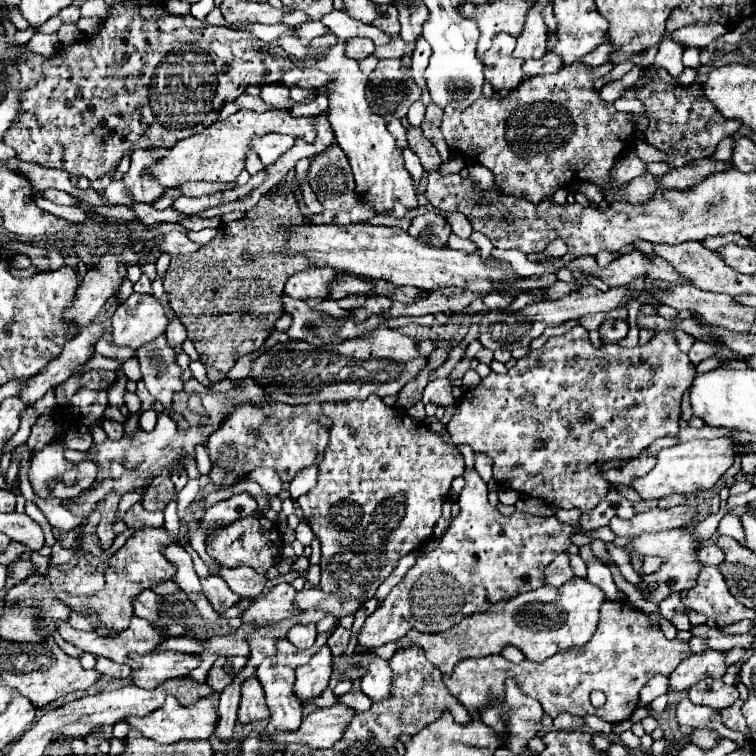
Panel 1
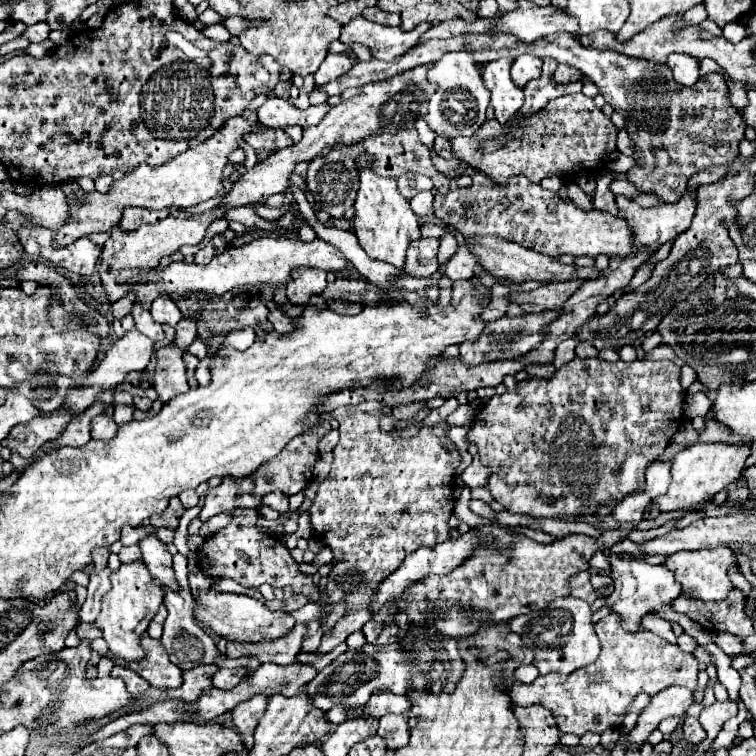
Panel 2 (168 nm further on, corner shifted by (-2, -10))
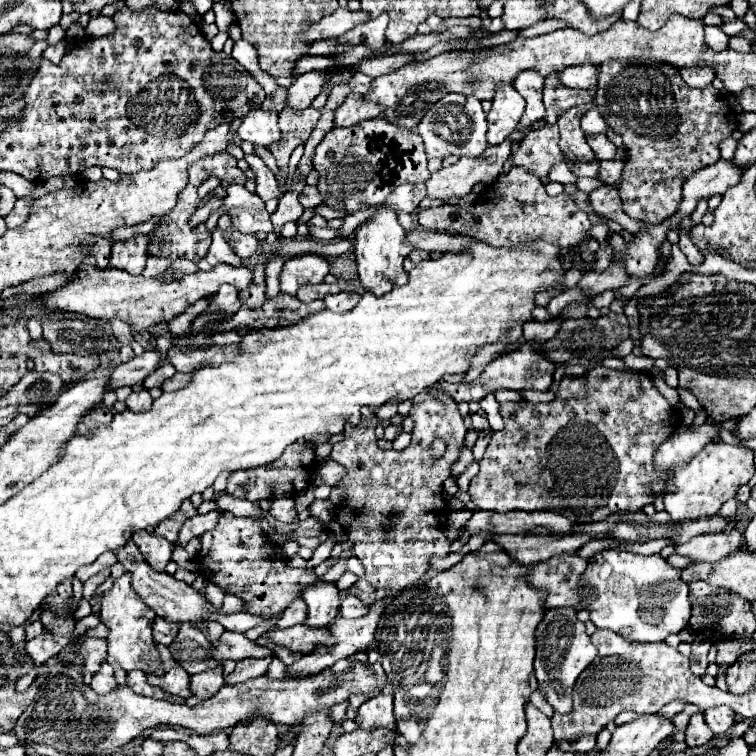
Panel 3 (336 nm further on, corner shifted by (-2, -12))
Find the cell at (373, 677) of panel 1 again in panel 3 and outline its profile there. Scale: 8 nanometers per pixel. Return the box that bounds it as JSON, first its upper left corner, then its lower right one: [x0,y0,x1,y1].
[355,692,396,729]

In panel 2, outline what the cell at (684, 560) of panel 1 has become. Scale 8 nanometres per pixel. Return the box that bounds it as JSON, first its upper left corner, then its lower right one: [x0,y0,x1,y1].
[664,546,736,602]

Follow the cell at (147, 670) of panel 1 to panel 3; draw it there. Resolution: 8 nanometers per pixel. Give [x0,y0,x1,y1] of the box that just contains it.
[186,666,224,706]

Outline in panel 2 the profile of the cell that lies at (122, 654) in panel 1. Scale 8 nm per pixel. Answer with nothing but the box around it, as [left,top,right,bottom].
[128,636,182,688]

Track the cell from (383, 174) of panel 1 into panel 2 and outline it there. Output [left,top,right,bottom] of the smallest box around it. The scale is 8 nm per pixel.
[352,154,420,268]

